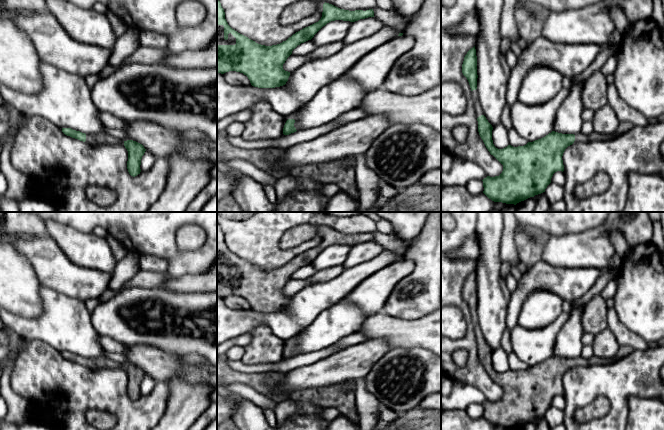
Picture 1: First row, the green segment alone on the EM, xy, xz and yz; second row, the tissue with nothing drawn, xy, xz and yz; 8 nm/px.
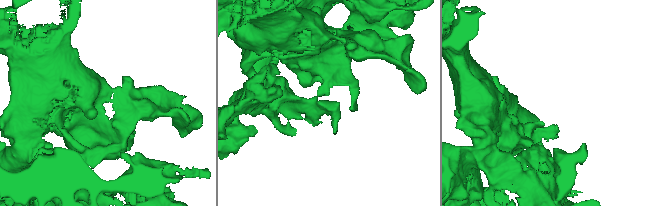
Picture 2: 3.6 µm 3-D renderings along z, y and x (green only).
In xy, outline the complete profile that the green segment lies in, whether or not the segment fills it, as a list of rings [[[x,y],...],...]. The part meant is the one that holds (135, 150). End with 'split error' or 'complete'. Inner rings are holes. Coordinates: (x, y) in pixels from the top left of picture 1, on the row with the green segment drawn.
[[[124,141],[124,146],[128,151],[127,169],[131,176],[135,177],[140,174],[141,159],[146,149],[144,146],[136,141]]] | complete

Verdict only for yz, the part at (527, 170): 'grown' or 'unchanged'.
grown

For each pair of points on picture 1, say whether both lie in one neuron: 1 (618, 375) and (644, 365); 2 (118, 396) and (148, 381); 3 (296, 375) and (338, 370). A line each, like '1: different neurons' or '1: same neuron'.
1: same neuron
2: different neurons
3: same neuron

